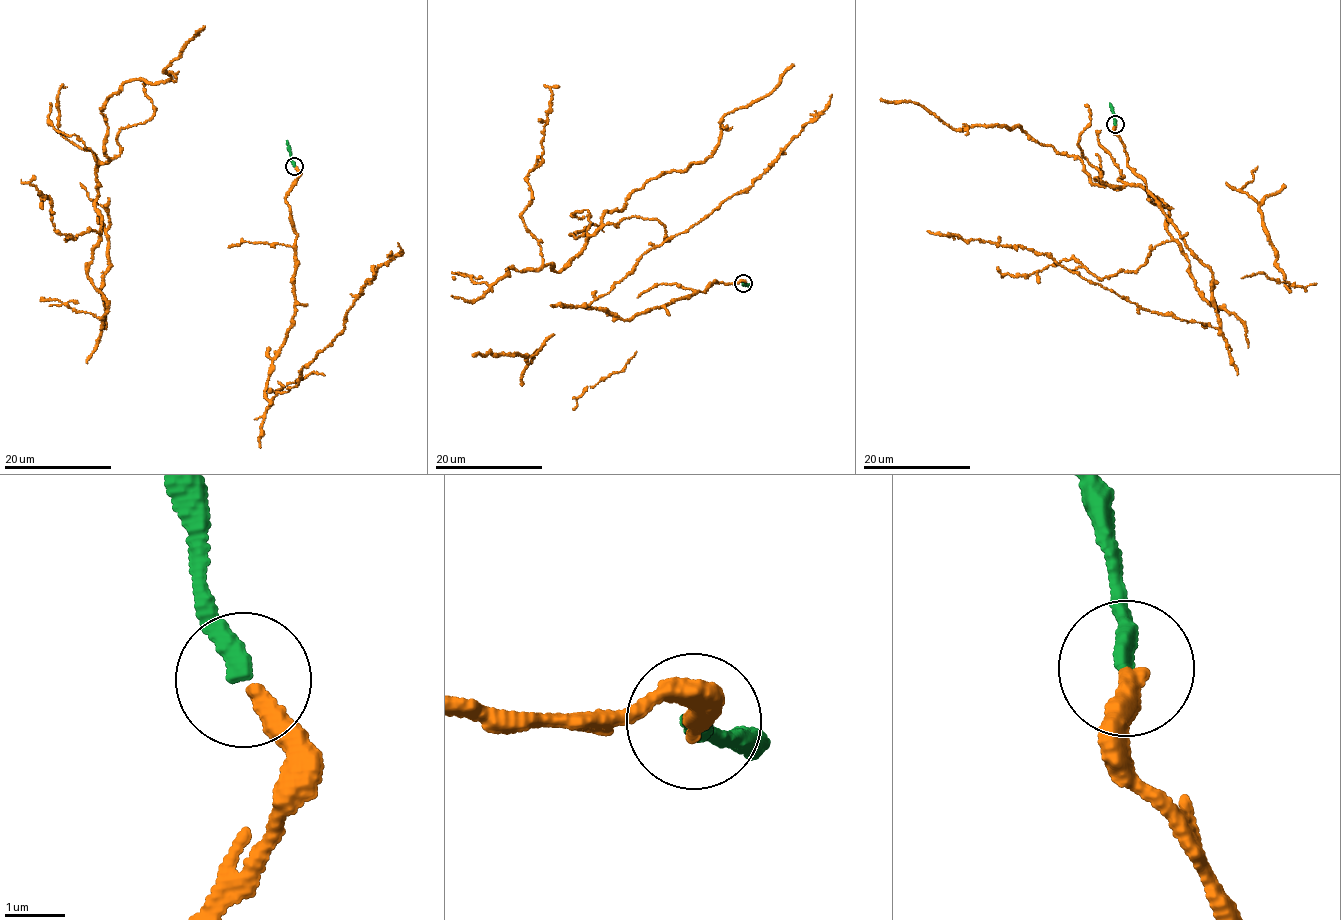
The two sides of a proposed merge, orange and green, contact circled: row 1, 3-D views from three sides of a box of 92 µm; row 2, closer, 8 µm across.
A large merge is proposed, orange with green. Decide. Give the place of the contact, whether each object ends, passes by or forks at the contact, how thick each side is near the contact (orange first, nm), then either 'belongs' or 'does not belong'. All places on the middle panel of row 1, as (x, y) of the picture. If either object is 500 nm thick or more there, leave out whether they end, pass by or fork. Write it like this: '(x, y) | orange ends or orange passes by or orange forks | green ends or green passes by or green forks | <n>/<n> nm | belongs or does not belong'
(743, 283) | orange ends | green ends | 320/280 nm | belongs

